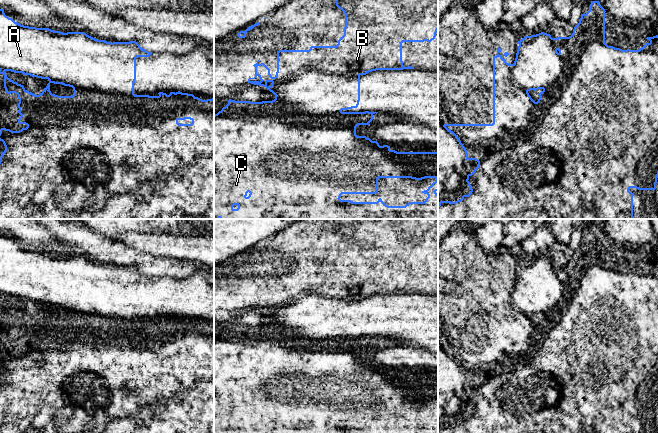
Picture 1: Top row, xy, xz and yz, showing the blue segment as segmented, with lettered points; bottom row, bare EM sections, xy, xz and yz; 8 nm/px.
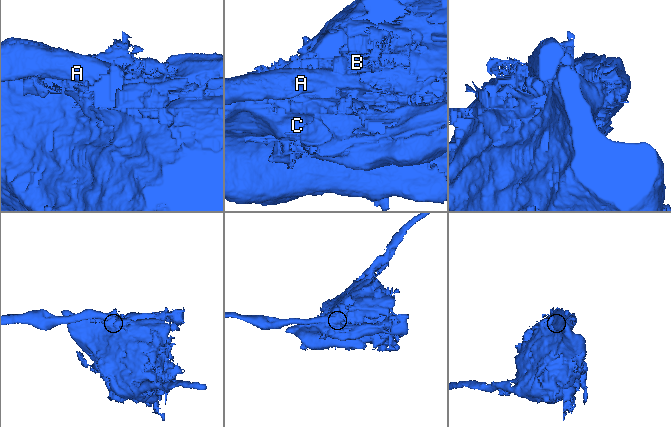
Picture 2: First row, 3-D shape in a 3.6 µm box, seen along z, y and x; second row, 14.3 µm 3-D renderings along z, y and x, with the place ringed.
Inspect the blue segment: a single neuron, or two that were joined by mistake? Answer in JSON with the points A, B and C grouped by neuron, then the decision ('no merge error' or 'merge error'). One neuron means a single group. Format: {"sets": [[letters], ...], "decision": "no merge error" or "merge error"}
{"sets": [["A"], ["B", "C"]], "decision": "merge error"}

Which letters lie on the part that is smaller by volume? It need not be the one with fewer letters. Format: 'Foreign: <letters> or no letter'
Foreign: A

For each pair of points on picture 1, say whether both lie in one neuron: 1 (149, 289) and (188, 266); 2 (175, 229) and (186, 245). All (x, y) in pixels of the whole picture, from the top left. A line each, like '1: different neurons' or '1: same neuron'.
1: different neurons
2: different neurons

